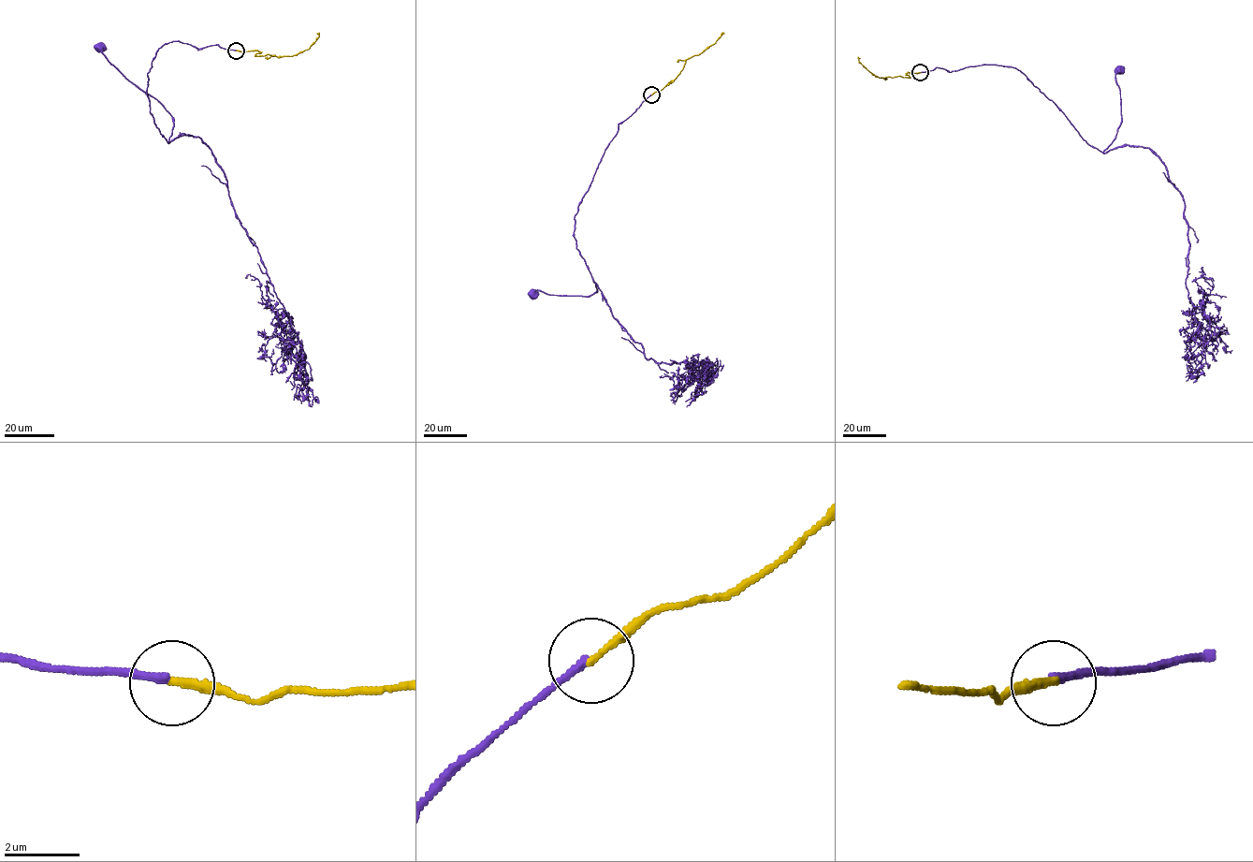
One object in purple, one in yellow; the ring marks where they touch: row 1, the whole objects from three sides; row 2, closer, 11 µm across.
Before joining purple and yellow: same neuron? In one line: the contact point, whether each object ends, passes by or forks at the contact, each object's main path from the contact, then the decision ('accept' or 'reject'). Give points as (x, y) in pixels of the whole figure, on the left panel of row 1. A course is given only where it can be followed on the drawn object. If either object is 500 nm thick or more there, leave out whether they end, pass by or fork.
(236, 51) | purple ends | yellow ends | purple via (236, 51), (217, 44), (198, 50), (179, 41), (157, 51), (147, 96), (168, 141), (172, 117), (100, 48) | yellow via (236, 51), (257, 51), (257, 56), (292, 56), (308, 50), (317, 38), (317, 34) | reject

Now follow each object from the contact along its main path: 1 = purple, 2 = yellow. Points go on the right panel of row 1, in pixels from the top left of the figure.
1: (920, 72), (1012, 66), (1102, 152), (1121, 121), (1119, 70)
2: (920, 72), (907, 72), (909, 77), (880, 78), (859, 62), (860, 58)

